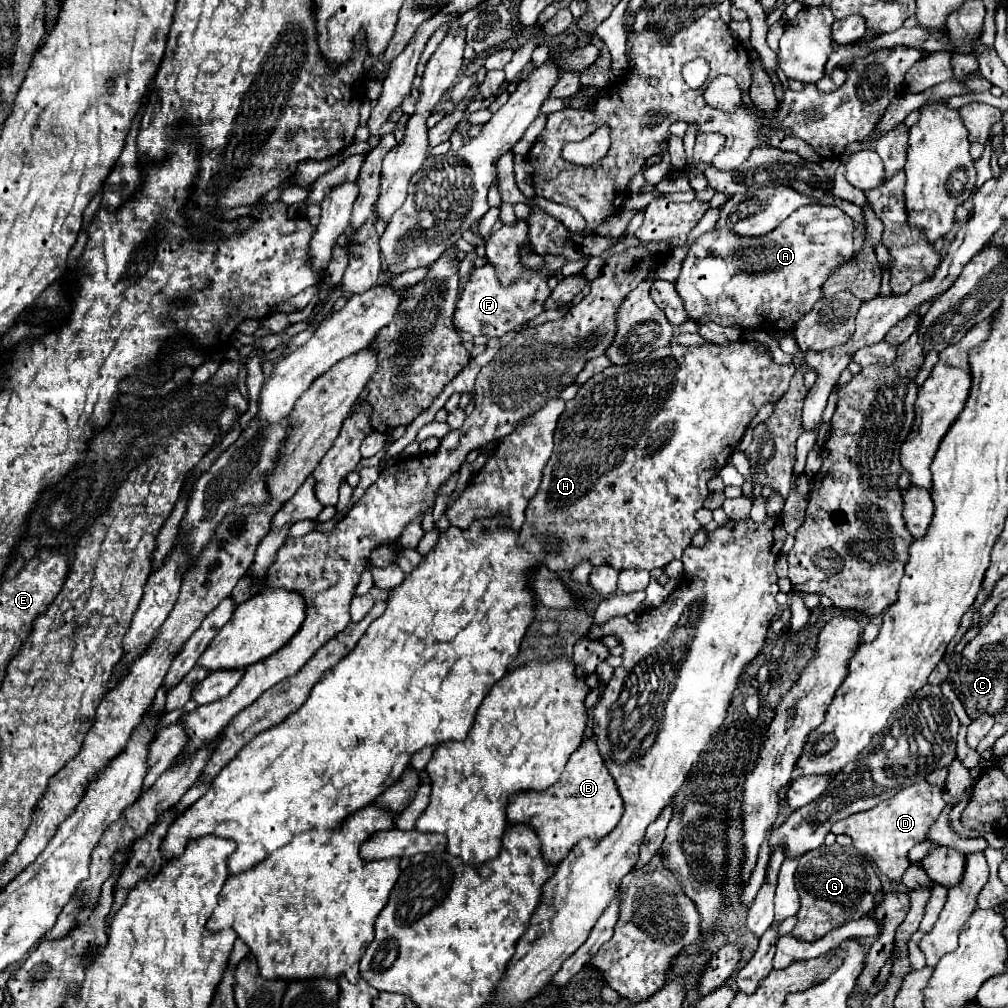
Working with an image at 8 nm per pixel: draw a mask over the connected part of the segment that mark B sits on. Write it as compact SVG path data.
M593 739L583 741L583 745L571 755L561 781L543 791L517 793L507 805L509 825L533 827L541 841L541 853L549 865L561 863L581 839L599 841L607 837L619 823L621 815L623 801L611 781L611 775L607 773L607 767L603 765L603 759L599 757Z

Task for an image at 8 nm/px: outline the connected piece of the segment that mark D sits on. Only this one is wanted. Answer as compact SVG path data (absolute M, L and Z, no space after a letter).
M919 781L907 789L901 789L897 795L889 797L869 811L841 819L833 825L833 833L849 835L853 839L853 845L865 857L869 857L869 861L873 861L883 875L887 875L889 879L901 879L901 875L909 867L909 849L927 839L931 825L939 819L945 805L947 803L943 801L943 787L933 787L927 781Z

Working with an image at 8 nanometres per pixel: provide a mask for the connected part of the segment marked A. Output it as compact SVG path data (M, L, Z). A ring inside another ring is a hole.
M807 205L791 213L791 217L787 217L775 233L767 233L767 237L735 237L733 233L715 233L715 229L707 231L691 245L681 275L675 281L675 289L683 299L683 309L689 317L701 317L701 323L713 321L739 329L767 325L769 331L789 333L795 327L795 321L817 303L827 277L839 263L855 253L853 227L853 219L839 207Z

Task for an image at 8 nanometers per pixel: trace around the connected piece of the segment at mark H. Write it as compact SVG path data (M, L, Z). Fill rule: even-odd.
M737 341L737 343L727 343L727 345L715 345L715 343L703 343L703 345L669 345L665 349L659 349L657 353L645 357L643 361L633 361L627 365L611 365L605 371L593 375L585 385L579 387L575 399L567 401L567 407L563 411L563 415L557 421L555 427L555 447L553 453L543 469L543 479L541 485L537 489L537 493L533 495L533 499L529 501L527 509L525 509L525 523L519 531L519 539L517 545L523 547L525 541L529 537L545 537L545 535L557 535L561 539L561 543L557 545L549 545L547 547L547 555L543 559L543 565L551 571L551 573L565 573L575 569L583 559L587 559L593 567L597 565L611 565L613 569L655 569L655 567L665 567L667 563L671 563L673 559L681 559L683 549L691 543L691 537L695 535L697 529L701 529L699 521L695 519L695 511L703 507L703 501L707 497L707 481L711 477L715 477L725 465L727 459L733 455L733 451L737 449L745 429L749 427L751 419L757 415L757 411L761 409L761 405L777 401L789 387L789 381L795 373L795 365L777 365L773 363L771 355L765 353L765 345L755 343L755 341Z

